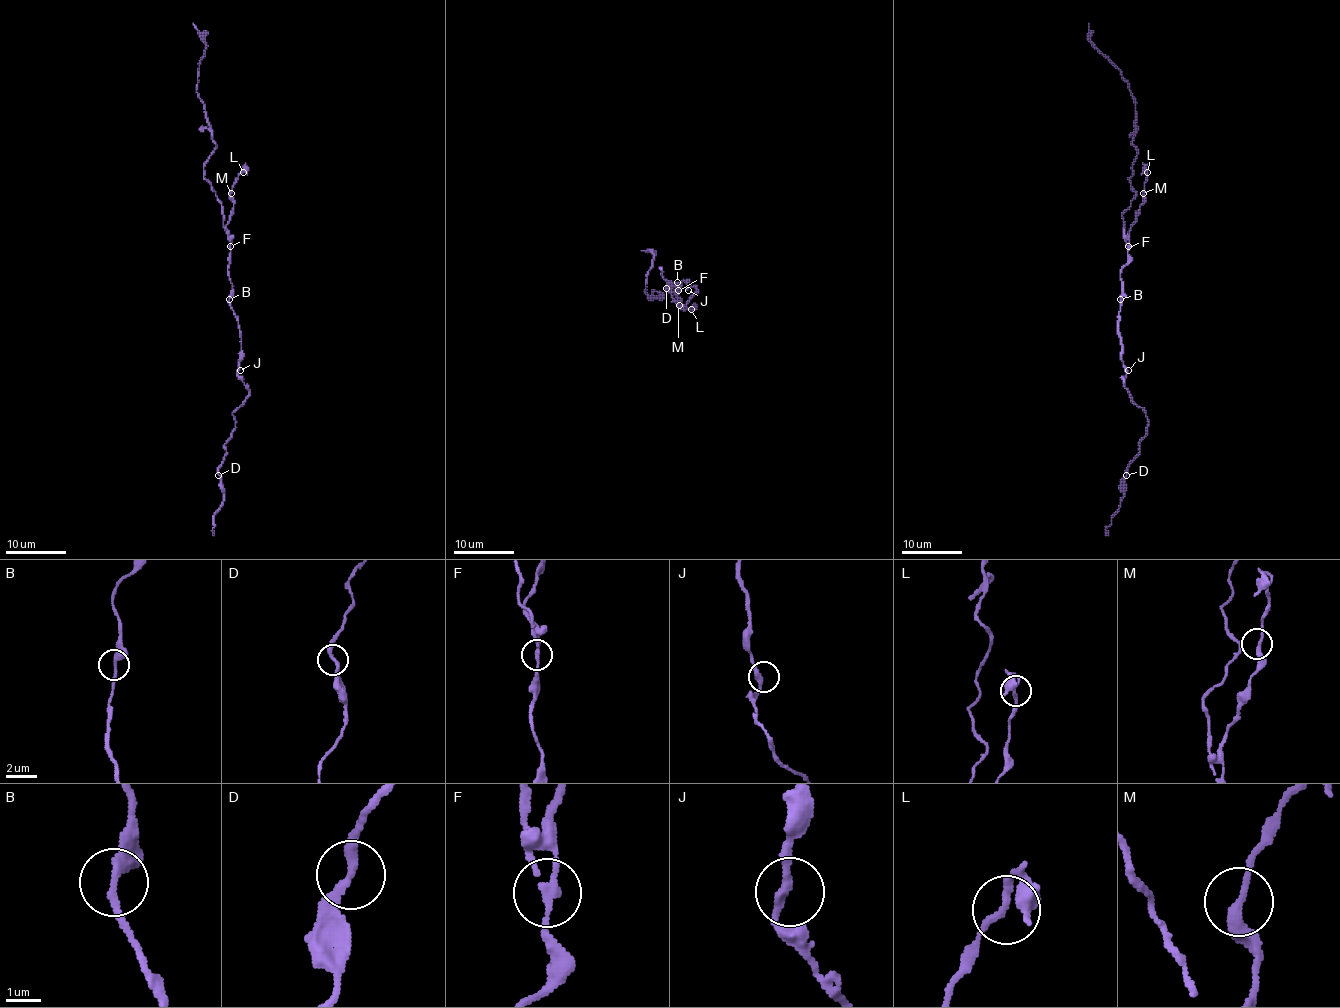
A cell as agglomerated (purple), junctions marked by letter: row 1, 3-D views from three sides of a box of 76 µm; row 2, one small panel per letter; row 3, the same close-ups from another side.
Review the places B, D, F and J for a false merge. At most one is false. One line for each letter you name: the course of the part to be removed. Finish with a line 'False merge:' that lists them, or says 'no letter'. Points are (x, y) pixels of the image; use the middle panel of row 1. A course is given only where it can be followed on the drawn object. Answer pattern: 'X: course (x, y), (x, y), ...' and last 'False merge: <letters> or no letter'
F: course (679, 290), (674, 293), (682, 302), (679, 306), (689, 309), (694, 305)
False merge: F

